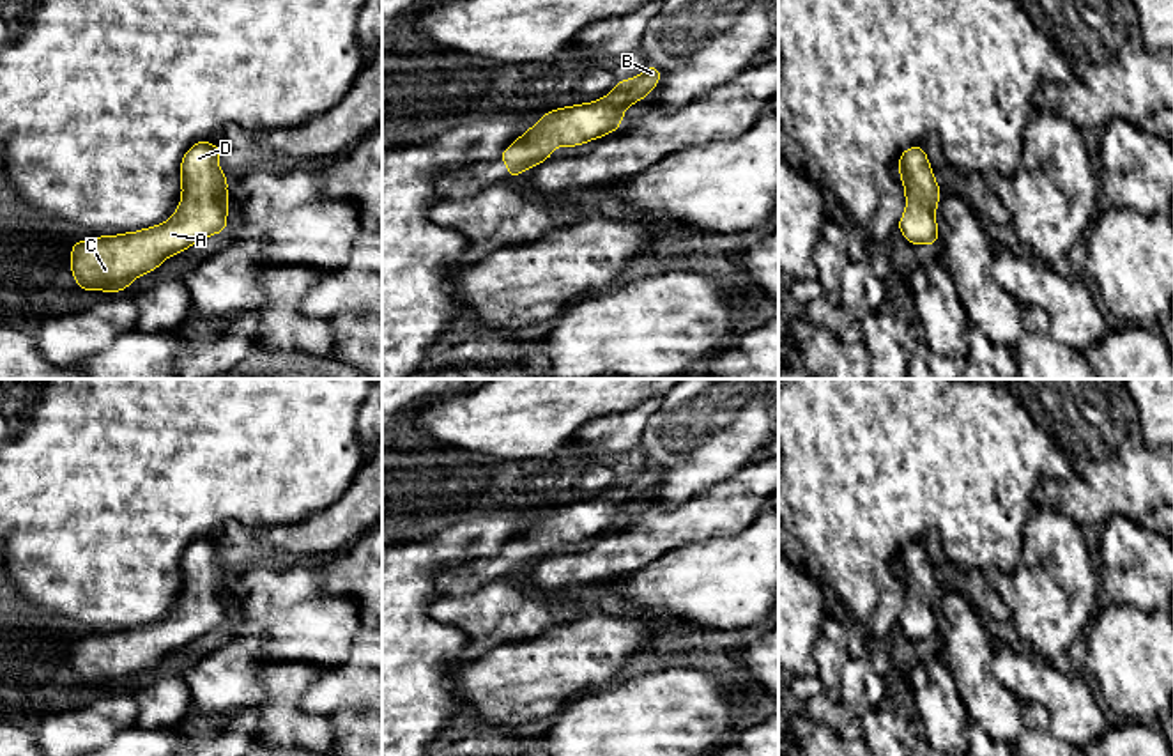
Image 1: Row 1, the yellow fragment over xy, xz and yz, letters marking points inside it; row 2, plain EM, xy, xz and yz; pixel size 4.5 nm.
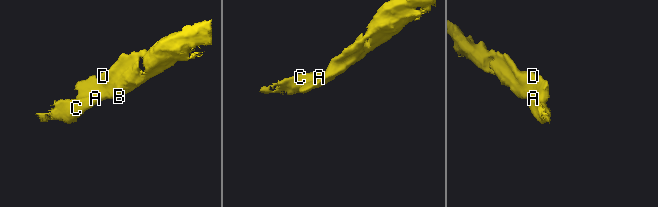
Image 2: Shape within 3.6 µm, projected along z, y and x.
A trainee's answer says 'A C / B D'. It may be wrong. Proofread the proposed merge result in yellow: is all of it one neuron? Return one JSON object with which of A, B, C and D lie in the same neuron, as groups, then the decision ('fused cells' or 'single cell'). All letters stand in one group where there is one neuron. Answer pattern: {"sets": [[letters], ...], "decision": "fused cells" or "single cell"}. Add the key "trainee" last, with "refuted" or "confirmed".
{"sets": [["A", "B", "C", "D"]], "decision": "single cell", "trainee": "refuted"}

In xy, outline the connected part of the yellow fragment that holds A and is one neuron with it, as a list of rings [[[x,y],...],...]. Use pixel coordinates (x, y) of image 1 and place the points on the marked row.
[[[202,140],[188,149],[180,161],[180,205],[170,220],[161,225],[126,232],[119,235],[88,237],[71,248],[71,271],[83,290],[119,292],[129,289],[131,282],[157,269],[168,257],[182,253],[193,243],[226,232],[228,181],[219,168],[219,150],[214,143]]]

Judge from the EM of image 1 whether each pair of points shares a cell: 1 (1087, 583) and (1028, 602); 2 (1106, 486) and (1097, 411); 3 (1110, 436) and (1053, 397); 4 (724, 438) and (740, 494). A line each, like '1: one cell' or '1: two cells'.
1: one cell
2: one cell
3: one cell
4: two cells

